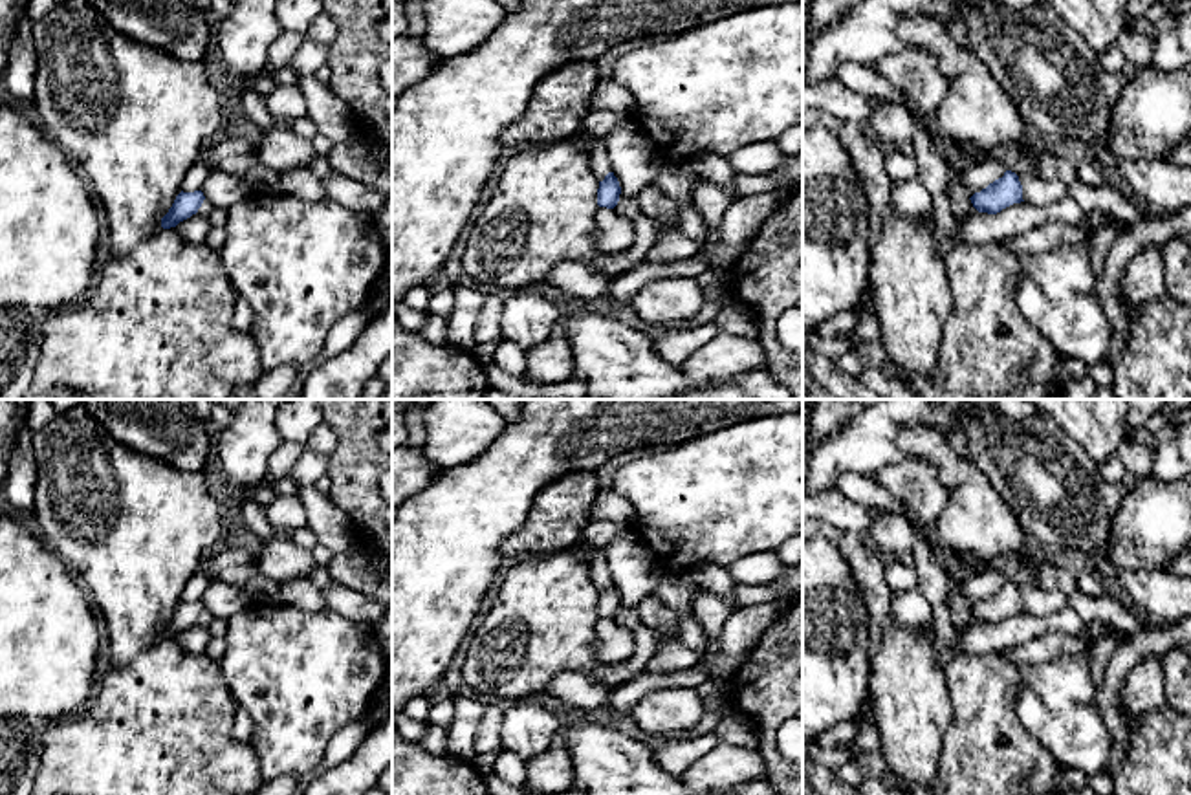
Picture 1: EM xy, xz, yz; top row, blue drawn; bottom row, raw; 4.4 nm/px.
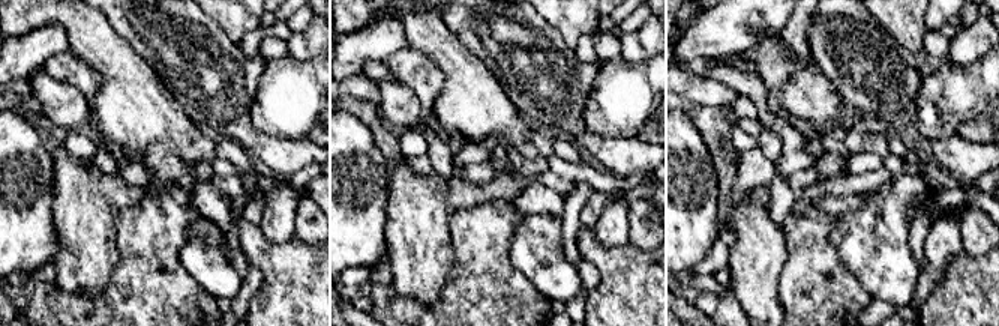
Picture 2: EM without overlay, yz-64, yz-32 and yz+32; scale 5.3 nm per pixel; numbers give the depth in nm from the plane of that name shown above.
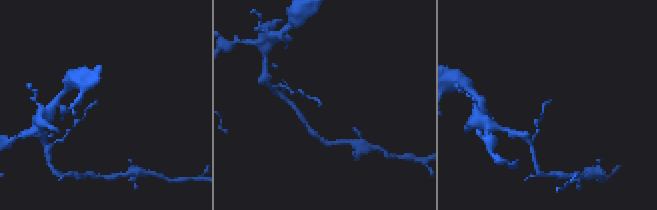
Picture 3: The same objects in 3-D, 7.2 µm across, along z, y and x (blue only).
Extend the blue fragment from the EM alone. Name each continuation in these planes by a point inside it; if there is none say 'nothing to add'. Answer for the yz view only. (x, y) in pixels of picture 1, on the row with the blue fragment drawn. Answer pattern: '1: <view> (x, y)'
nothing to add

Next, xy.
nothing to add

